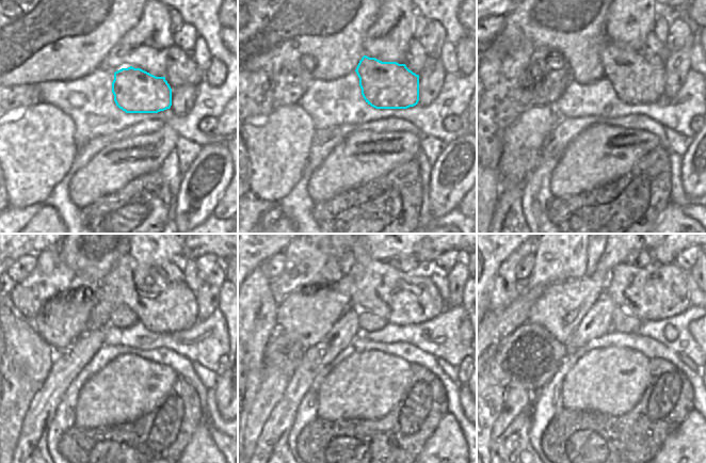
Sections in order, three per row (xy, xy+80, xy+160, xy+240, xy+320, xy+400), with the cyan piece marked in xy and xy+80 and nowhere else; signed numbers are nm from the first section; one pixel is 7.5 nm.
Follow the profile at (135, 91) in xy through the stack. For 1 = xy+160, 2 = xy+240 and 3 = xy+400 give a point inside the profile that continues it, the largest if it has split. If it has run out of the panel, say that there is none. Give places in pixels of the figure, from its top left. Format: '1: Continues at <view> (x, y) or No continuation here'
1: Continues at xy+160 (637, 80)
2: Continues at xy+240 (162, 306)
3: Continues at xy+400 (657, 291)

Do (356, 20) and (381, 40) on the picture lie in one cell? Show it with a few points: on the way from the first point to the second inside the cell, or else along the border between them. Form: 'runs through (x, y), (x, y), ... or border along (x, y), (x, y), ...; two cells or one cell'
border along (380, 11), (376, 19), (366, 33), (363, 53); two cells

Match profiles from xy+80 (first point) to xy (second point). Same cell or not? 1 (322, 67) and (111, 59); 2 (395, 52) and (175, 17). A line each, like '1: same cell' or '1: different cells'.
1: different cells
2: different cells

